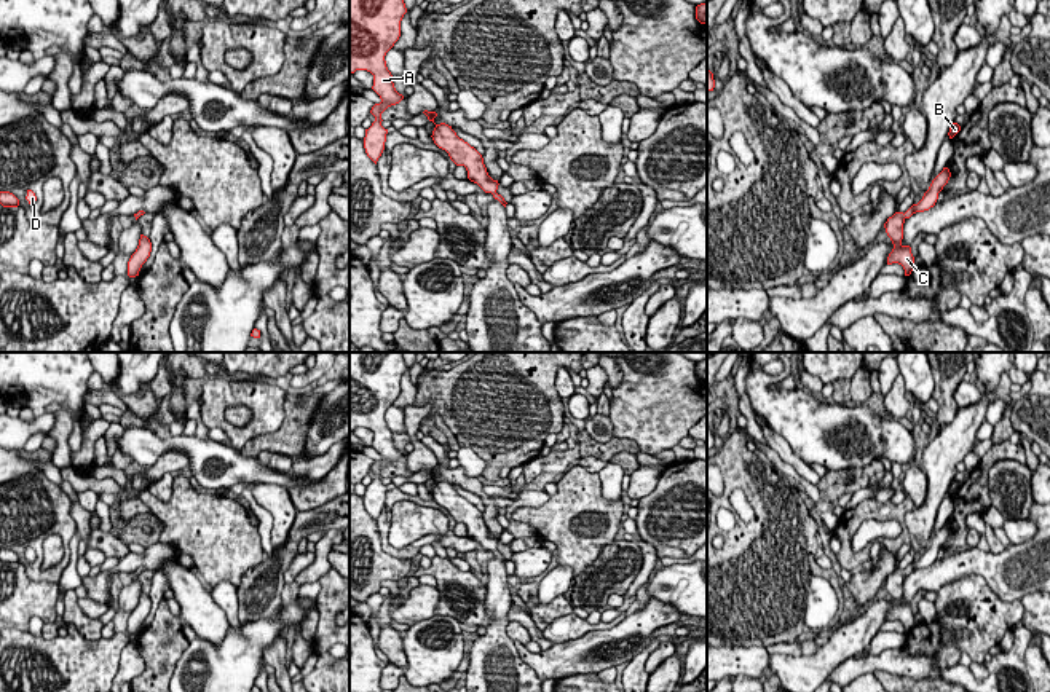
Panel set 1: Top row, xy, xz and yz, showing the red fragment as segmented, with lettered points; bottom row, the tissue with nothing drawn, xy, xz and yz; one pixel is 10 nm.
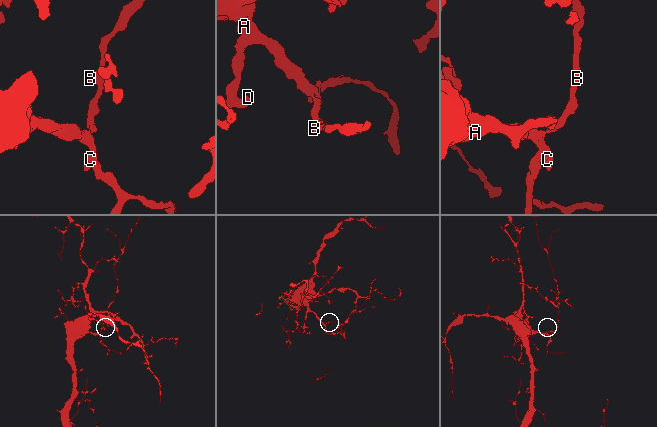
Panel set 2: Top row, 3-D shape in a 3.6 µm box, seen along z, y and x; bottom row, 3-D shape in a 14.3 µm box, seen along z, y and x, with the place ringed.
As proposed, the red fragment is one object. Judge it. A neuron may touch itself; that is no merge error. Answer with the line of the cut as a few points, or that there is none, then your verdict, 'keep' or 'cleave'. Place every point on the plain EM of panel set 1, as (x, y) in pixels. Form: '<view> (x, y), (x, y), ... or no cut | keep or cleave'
no cut | keep

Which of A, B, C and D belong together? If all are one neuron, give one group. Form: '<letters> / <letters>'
A B C D

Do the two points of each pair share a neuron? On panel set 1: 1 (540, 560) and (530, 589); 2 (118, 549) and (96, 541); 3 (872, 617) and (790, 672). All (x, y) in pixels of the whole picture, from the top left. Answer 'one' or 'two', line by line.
1: two
2: one
3: one

